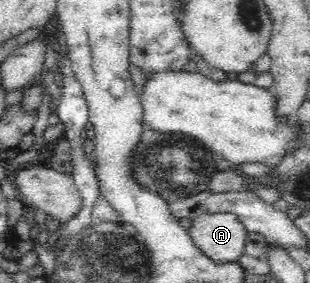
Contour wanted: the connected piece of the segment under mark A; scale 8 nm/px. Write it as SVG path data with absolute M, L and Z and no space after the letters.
M234 213L200 214L192 219L189 234L198 249L216 263L238 263L248 230Z

